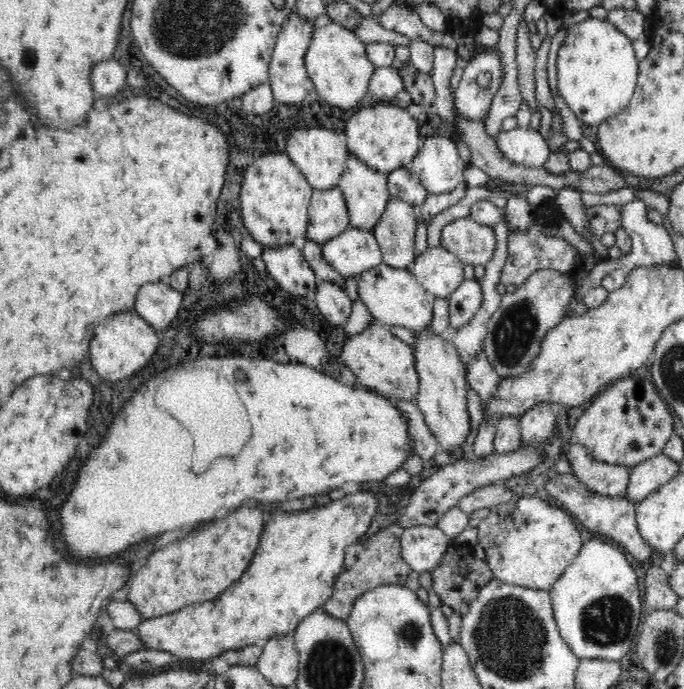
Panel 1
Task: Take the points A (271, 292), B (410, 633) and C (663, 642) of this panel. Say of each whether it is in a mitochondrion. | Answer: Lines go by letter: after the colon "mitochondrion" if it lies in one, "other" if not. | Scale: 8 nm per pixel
A: other
B: mitochondrion
C: mitochondrion

